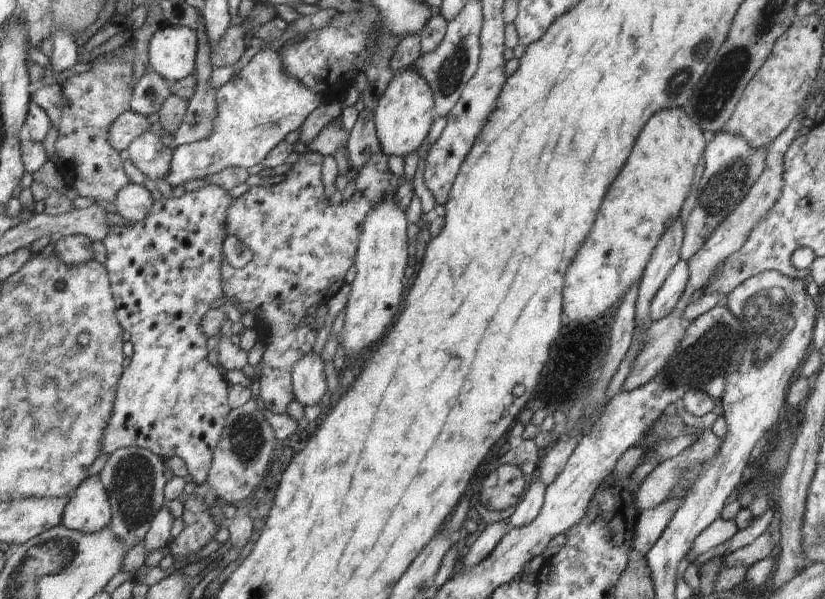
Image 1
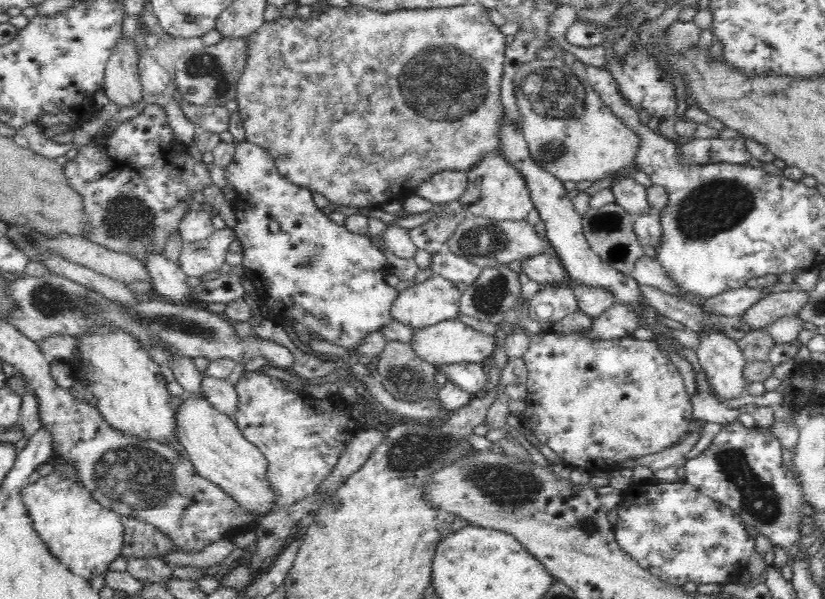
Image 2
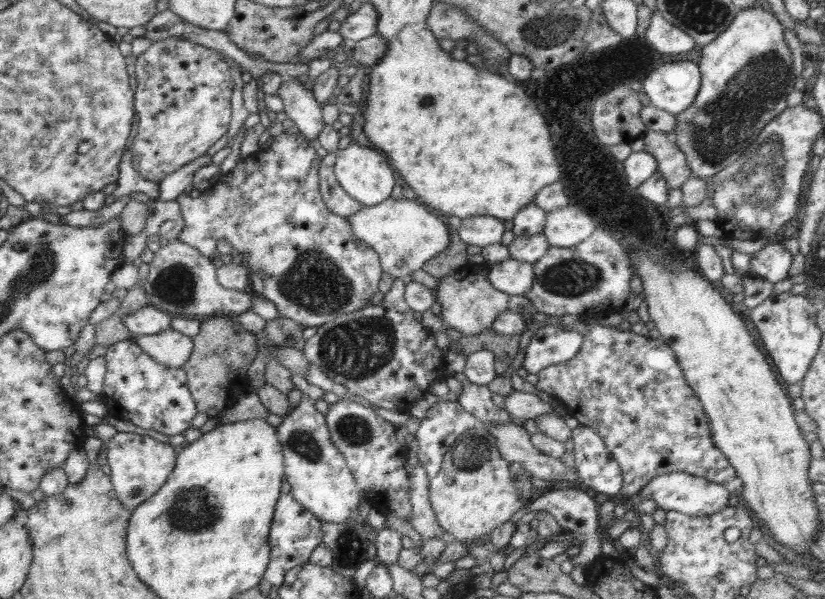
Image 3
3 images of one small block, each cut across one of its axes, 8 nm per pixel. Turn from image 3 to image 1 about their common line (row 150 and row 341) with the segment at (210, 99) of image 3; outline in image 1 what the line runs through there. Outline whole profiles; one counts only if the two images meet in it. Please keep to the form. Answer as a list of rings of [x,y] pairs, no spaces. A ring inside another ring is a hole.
[[[206,184],[200,190],[194,192],[185,192],[181,197],[174,197],[170,194],[163,193],[159,199],[153,200],[152,210],[146,214],[146,218],[129,222],[124,227],[114,226],[108,228],[106,238],[102,240],[106,248],[106,270],[108,270],[108,279],[110,282],[110,290],[112,290],[114,304],[116,304],[116,316],[120,326],[124,331],[130,334],[130,342],[133,345],[134,352],[130,366],[123,370],[118,384],[118,392],[114,398],[114,410],[104,436],[102,436],[102,453],[112,454],[116,450],[122,448],[148,448],[154,455],[162,460],[178,457],[184,462],[187,468],[187,476],[193,479],[196,485],[202,485],[207,482],[210,466],[214,452],[222,440],[222,432],[224,432],[228,416],[232,410],[228,401],[229,382],[222,375],[221,370],[208,362],[208,338],[206,334],[202,334],[202,318],[208,314],[208,310],[212,310],[212,303],[216,299],[222,298],[224,290],[222,290],[222,265],[225,264],[223,255],[223,243],[230,234],[226,232],[226,212],[230,210],[230,204],[234,202],[234,197],[230,196],[228,190],[224,190],[221,186],[215,184]]]

